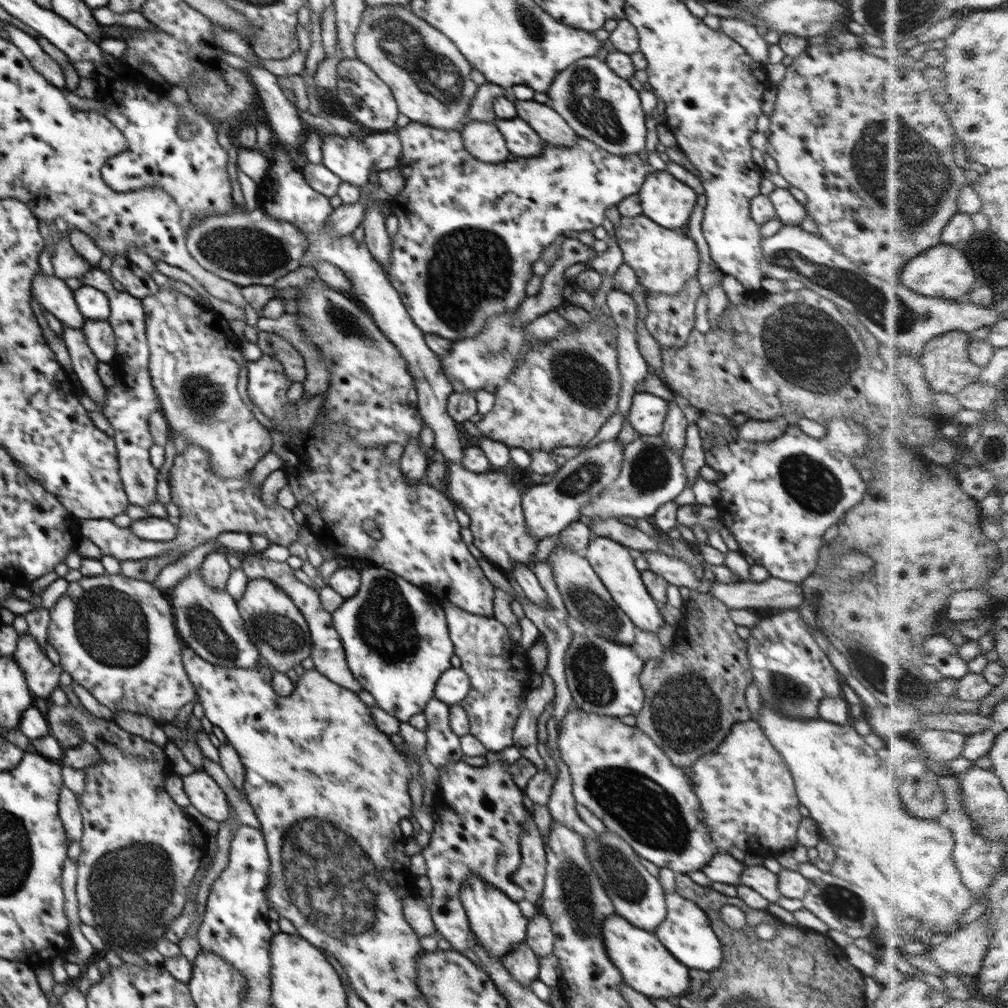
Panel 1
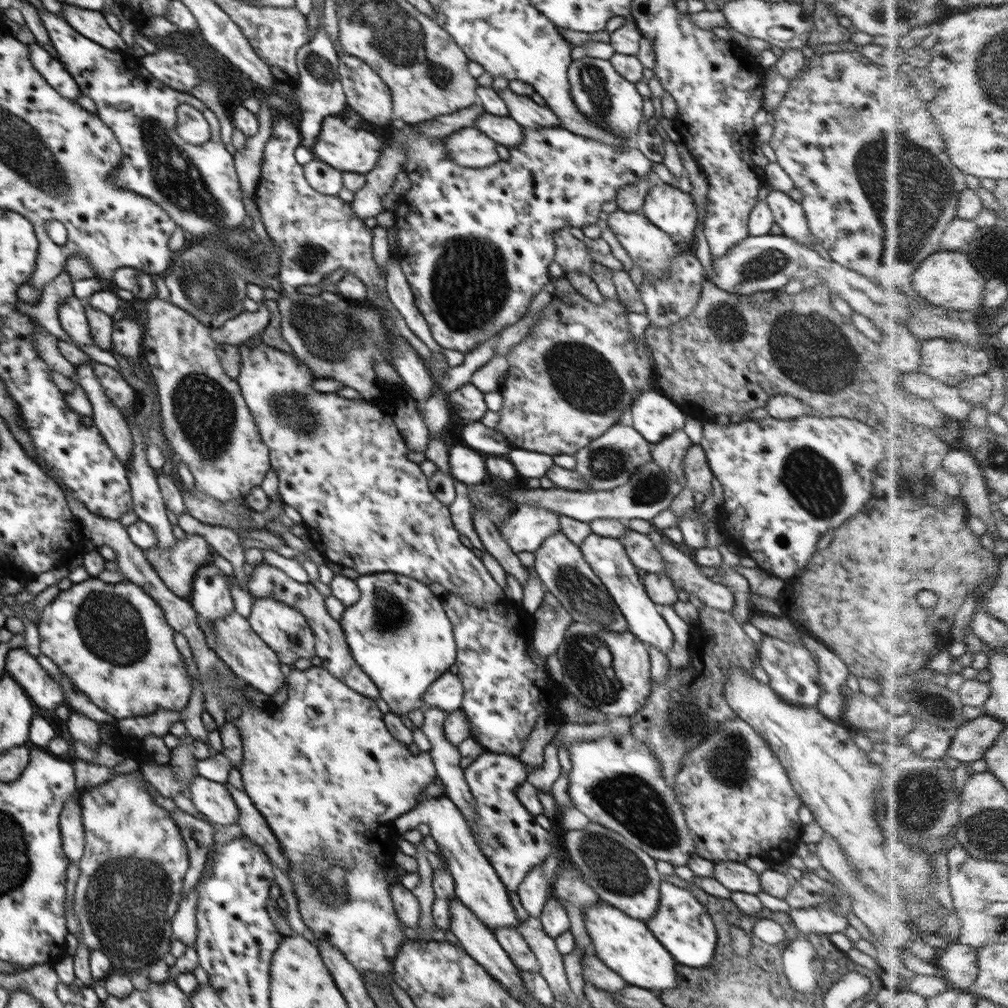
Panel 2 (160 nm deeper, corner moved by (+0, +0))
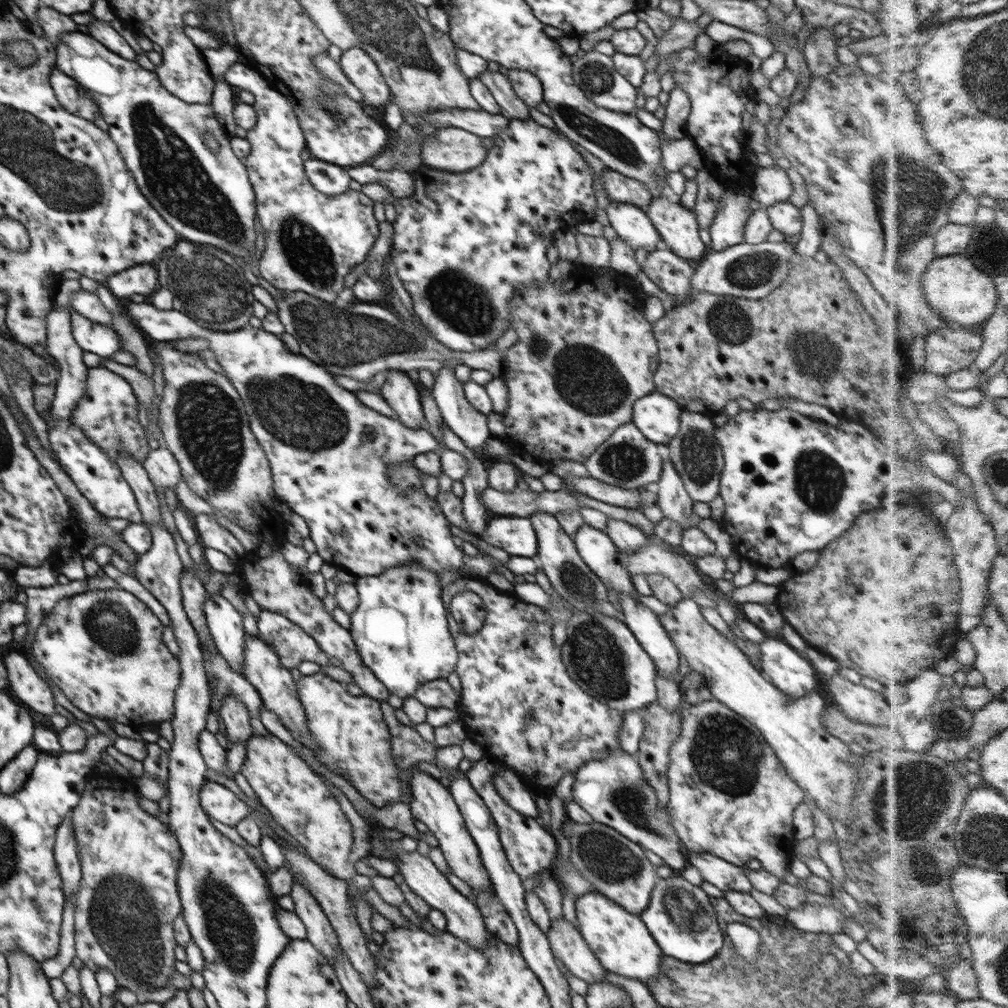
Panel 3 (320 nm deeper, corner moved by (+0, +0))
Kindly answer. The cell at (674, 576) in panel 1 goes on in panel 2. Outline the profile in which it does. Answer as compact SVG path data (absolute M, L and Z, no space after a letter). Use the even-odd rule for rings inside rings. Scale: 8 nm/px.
M628 529L622 543L628 558L636 568L645 570L647 573L665 574L663 558L647 535Z

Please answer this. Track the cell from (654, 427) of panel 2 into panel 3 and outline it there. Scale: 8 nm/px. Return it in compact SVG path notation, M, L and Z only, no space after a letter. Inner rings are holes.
M654 390L636 400L631 422L648 440L664 449L680 430L683 410L675 400Z

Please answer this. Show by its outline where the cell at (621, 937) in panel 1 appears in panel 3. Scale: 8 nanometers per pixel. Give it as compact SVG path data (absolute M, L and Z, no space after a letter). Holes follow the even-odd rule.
M598 892L579 895L575 901L575 912L577 930L606 971L644 983L654 980L662 972L662 950L639 915L628 912Z

